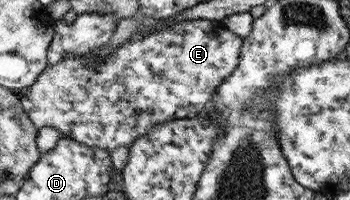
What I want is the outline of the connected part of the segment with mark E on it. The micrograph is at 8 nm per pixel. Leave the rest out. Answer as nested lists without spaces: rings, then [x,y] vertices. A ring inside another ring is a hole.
[[[197,19],[181,21],[171,26],[156,28],[142,36],[133,33],[122,46],[98,59],[100,51],[88,56],[68,54],[56,65],[48,65],[39,75],[28,95],[19,95],[24,112],[36,127],[52,127],[62,132],[63,138],[75,139],[88,147],[114,151],[130,147],[135,141],[152,132],[156,124],[189,121],[202,113],[213,100],[217,87],[238,69],[243,37],[236,35],[221,20]]]

